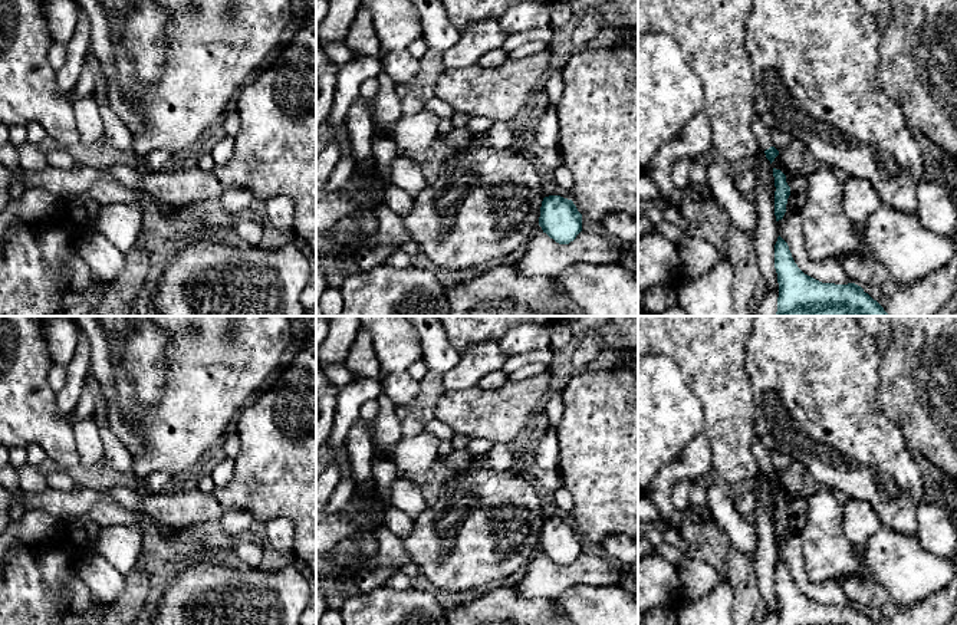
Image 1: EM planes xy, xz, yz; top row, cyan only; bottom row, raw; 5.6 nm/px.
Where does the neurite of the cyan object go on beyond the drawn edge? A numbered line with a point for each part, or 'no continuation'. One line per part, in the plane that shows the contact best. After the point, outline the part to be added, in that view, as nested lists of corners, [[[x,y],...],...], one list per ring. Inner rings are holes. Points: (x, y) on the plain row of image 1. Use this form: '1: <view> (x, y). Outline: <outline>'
1: yz (763, 456). Outline: [[[757,437],[753,440],[753,451],[759,463],[759,468],[763,473],[773,468],[773,463],[772,463],[773,453]]]

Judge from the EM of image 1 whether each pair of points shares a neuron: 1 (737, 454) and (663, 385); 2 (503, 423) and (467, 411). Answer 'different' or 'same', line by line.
1: different
2: same

